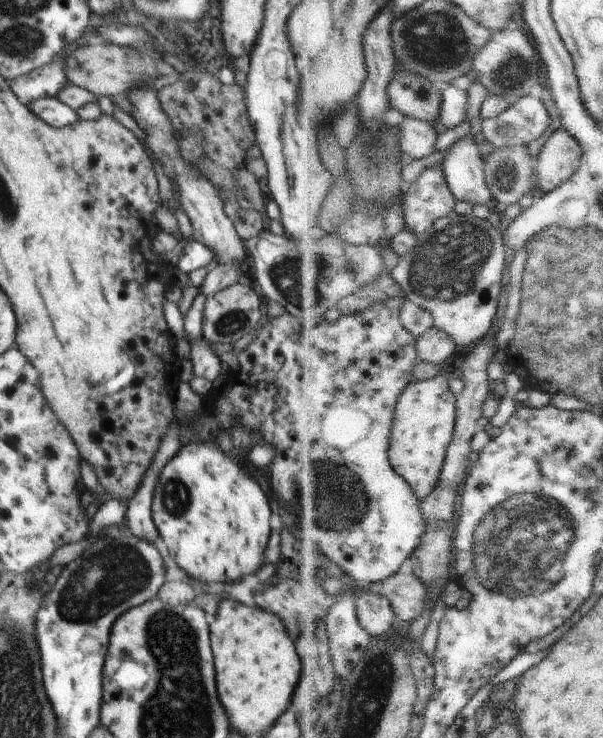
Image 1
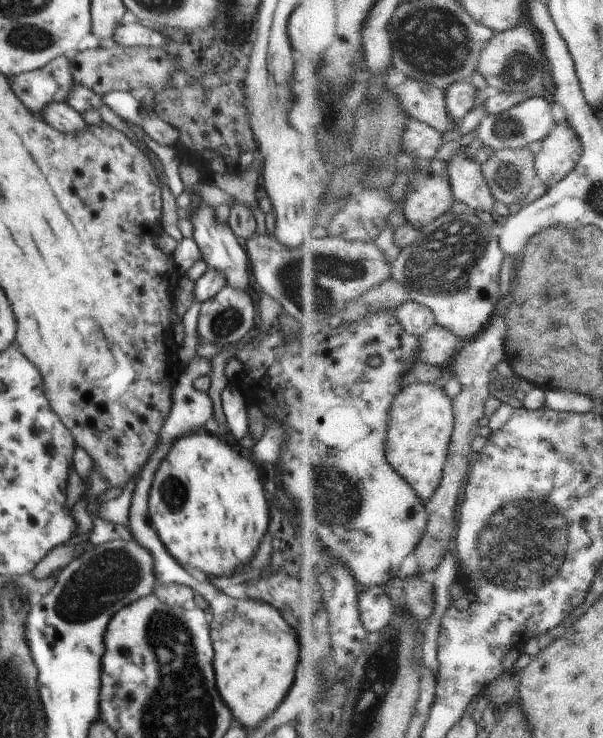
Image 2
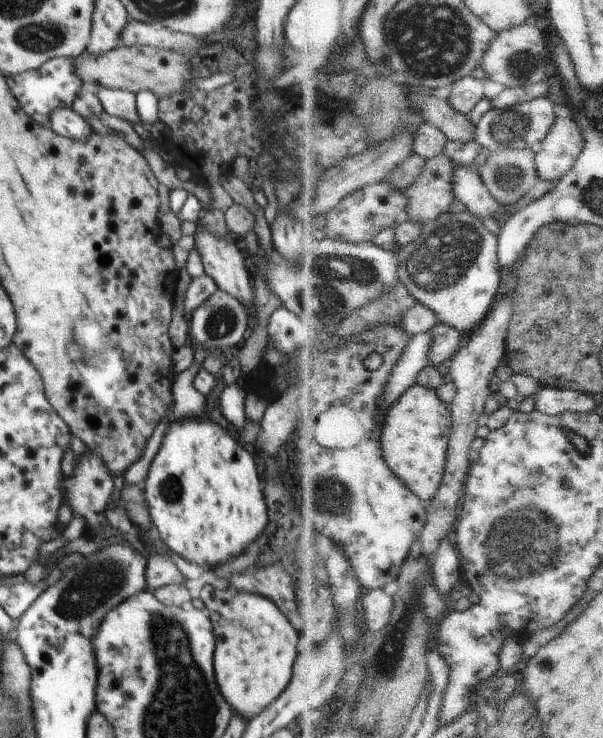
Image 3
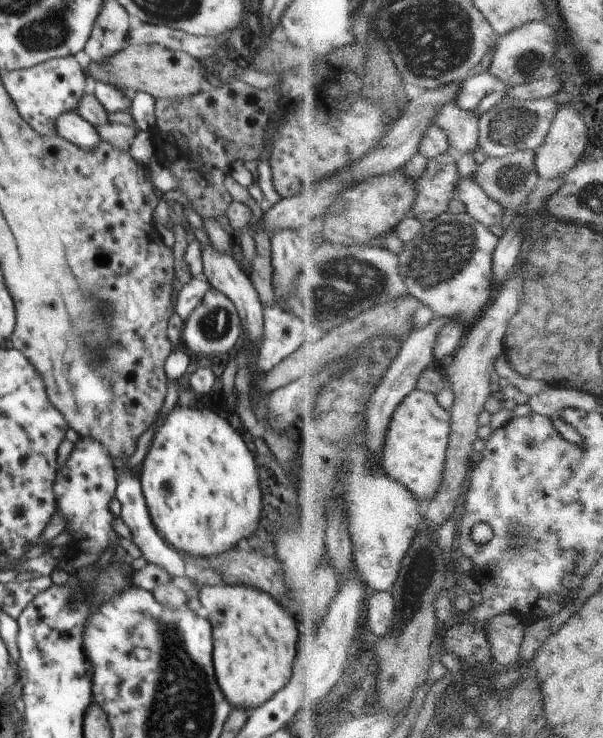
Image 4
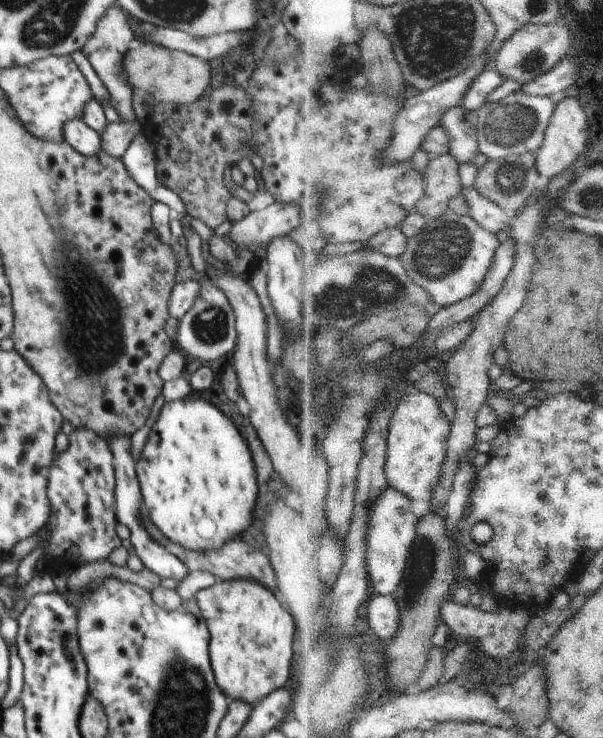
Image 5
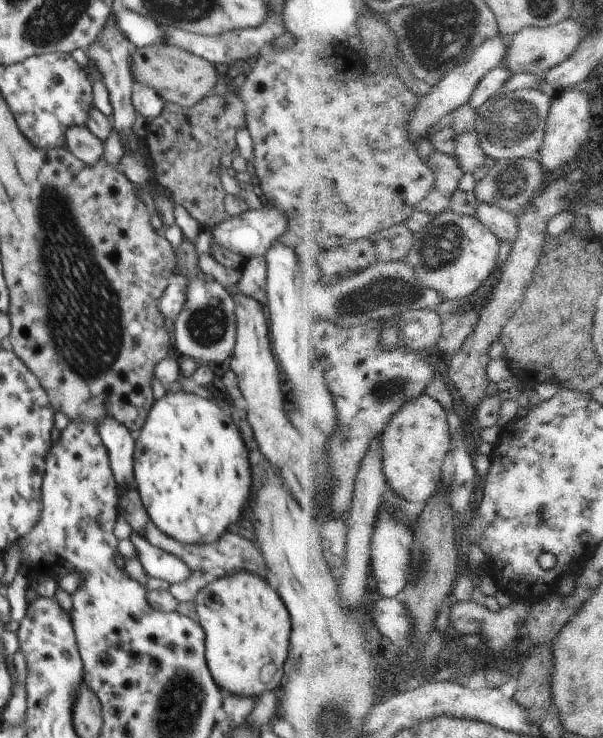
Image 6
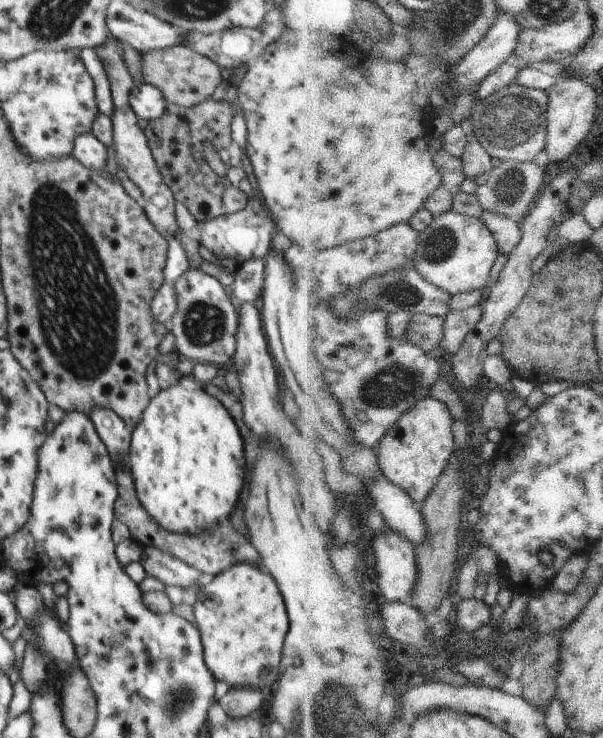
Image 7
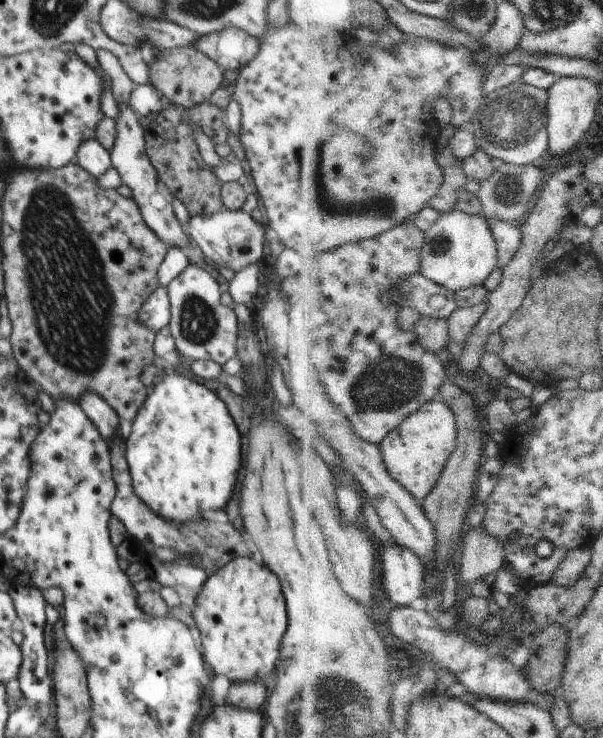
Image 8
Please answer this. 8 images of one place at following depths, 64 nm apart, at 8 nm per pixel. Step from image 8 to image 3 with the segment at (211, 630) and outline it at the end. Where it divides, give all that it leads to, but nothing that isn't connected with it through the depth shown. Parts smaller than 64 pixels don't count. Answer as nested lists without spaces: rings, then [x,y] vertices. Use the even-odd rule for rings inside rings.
[[[204,586],[199,597],[213,622],[215,651],[213,654],[216,682],[222,696],[236,715],[247,722],[270,702],[274,702],[288,686],[293,675],[292,666],[298,656],[296,644],[299,634],[288,618],[266,598],[242,591],[232,595],[227,590]]]

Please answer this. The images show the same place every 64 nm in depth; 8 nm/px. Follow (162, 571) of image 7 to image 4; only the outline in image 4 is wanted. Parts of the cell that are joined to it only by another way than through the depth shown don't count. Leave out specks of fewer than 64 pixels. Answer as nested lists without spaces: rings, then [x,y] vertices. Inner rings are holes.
[[[129,468],[117,480],[117,487],[115,490],[116,498],[121,504],[121,517],[132,531],[132,542],[141,550],[141,554],[148,563],[152,563],[162,568],[165,568],[171,577],[184,576],[184,562],[185,558],[180,552],[174,550],[172,546],[166,544],[165,540],[159,535],[151,521],[151,514],[149,513],[143,490],[141,487],[141,480],[134,476]]]

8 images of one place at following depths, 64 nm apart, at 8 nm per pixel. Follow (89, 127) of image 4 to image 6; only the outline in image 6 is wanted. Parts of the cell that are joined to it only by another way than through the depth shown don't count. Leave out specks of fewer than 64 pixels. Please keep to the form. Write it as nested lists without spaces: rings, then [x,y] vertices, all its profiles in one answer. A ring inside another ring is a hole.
[[[84,125],[69,126],[65,132],[65,141],[72,154],[86,164],[93,165],[102,159],[103,142]]]

